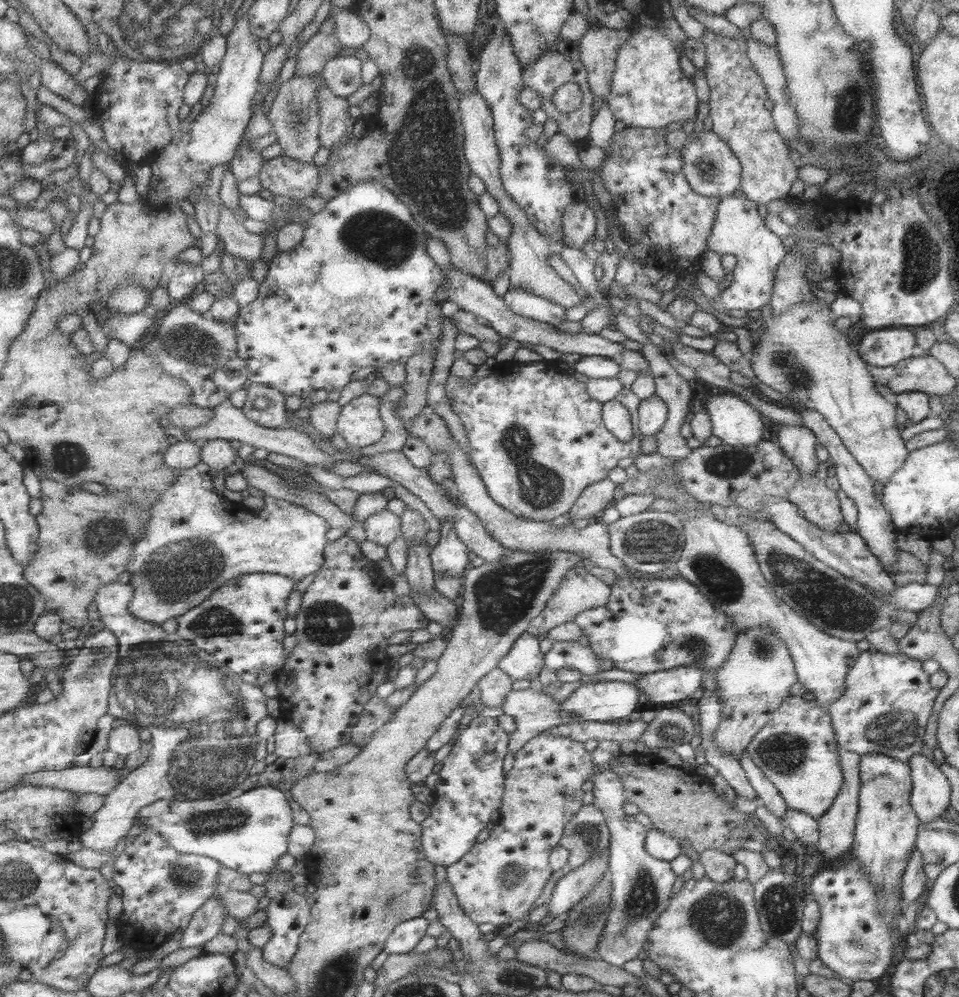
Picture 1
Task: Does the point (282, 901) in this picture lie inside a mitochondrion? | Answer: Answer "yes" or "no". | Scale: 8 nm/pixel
no

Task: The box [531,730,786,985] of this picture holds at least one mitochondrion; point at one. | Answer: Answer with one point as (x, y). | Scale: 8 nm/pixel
(717, 917)

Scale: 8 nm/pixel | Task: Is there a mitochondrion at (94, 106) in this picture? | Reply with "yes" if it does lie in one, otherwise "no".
no

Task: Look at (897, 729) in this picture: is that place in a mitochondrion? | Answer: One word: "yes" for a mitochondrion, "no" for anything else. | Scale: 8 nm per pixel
yes

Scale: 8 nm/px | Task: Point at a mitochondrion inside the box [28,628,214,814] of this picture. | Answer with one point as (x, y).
(112, 658)

